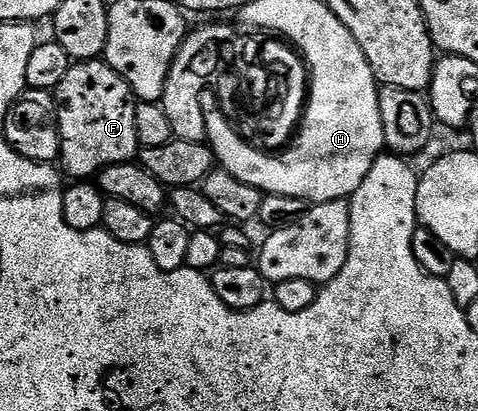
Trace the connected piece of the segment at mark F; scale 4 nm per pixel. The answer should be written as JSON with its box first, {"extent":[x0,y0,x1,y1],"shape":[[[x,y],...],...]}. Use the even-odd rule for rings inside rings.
{"extent":[56,58,139,180],"shape":[[[101,58],[75,62],[56,88],[56,98],[62,134],[60,167],[71,180],[89,180],[106,167],[129,163],[139,154],[134,90]]]}

